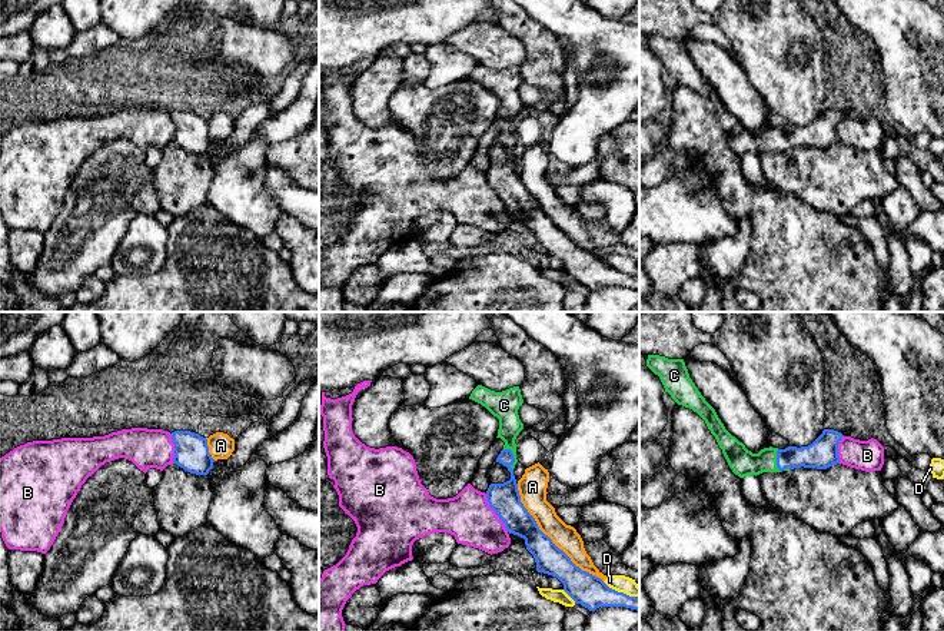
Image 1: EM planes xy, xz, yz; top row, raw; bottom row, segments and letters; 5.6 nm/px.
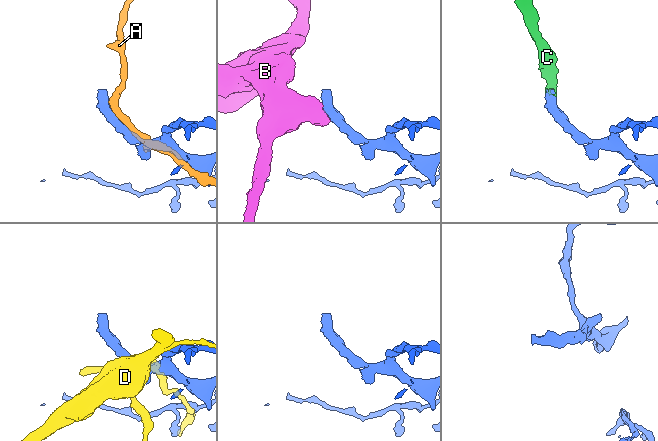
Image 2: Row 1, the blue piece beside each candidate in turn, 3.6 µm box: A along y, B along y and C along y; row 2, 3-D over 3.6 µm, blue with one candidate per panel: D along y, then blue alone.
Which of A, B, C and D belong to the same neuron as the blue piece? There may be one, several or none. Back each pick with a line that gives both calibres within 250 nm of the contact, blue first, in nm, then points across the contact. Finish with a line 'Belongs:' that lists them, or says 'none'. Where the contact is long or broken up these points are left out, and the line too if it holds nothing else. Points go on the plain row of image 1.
C: 160 nm thick on the blue side, 150 nm on the other; runs through yz (820, 133), (791, 136), (777, 145), (743, 142)
Belongs: C

